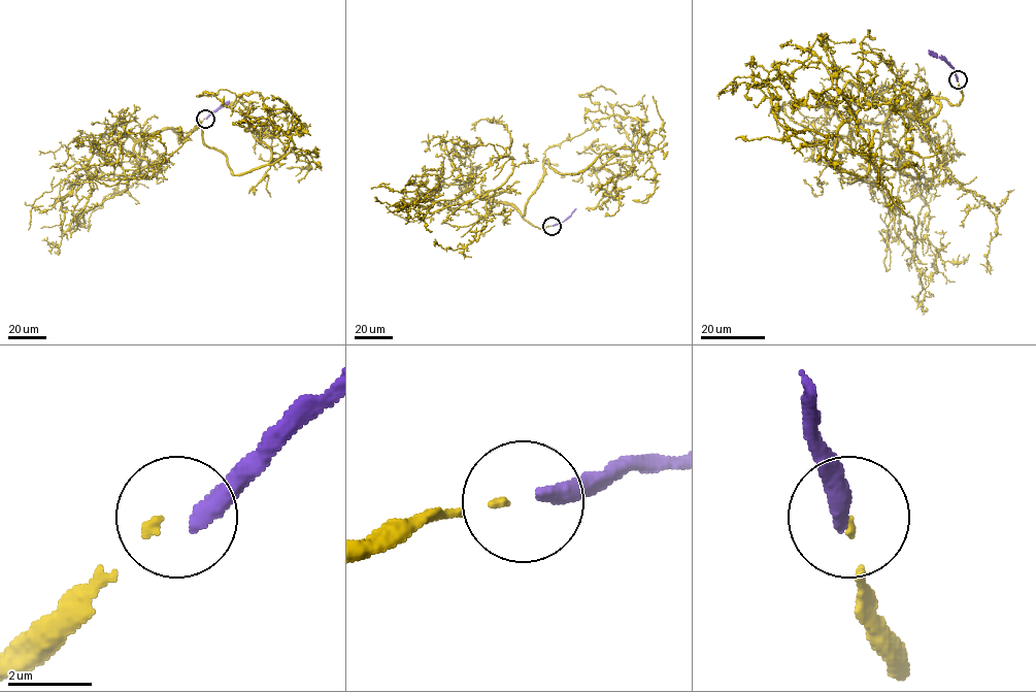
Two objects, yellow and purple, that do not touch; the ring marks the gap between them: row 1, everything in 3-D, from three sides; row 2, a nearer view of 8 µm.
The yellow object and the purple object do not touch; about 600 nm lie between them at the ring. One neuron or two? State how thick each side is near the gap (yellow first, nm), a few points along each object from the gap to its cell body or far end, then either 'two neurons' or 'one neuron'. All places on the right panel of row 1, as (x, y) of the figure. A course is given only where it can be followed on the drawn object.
160 nm thick on the yellow side, 420 nm on the other; yellow runs (957, 80), (923, 122), (848, 81), (855, 176), (767, 79), (853, 43); purple runs (957, 80), (955, 70), (947, 63), (928, 52); one neuron

